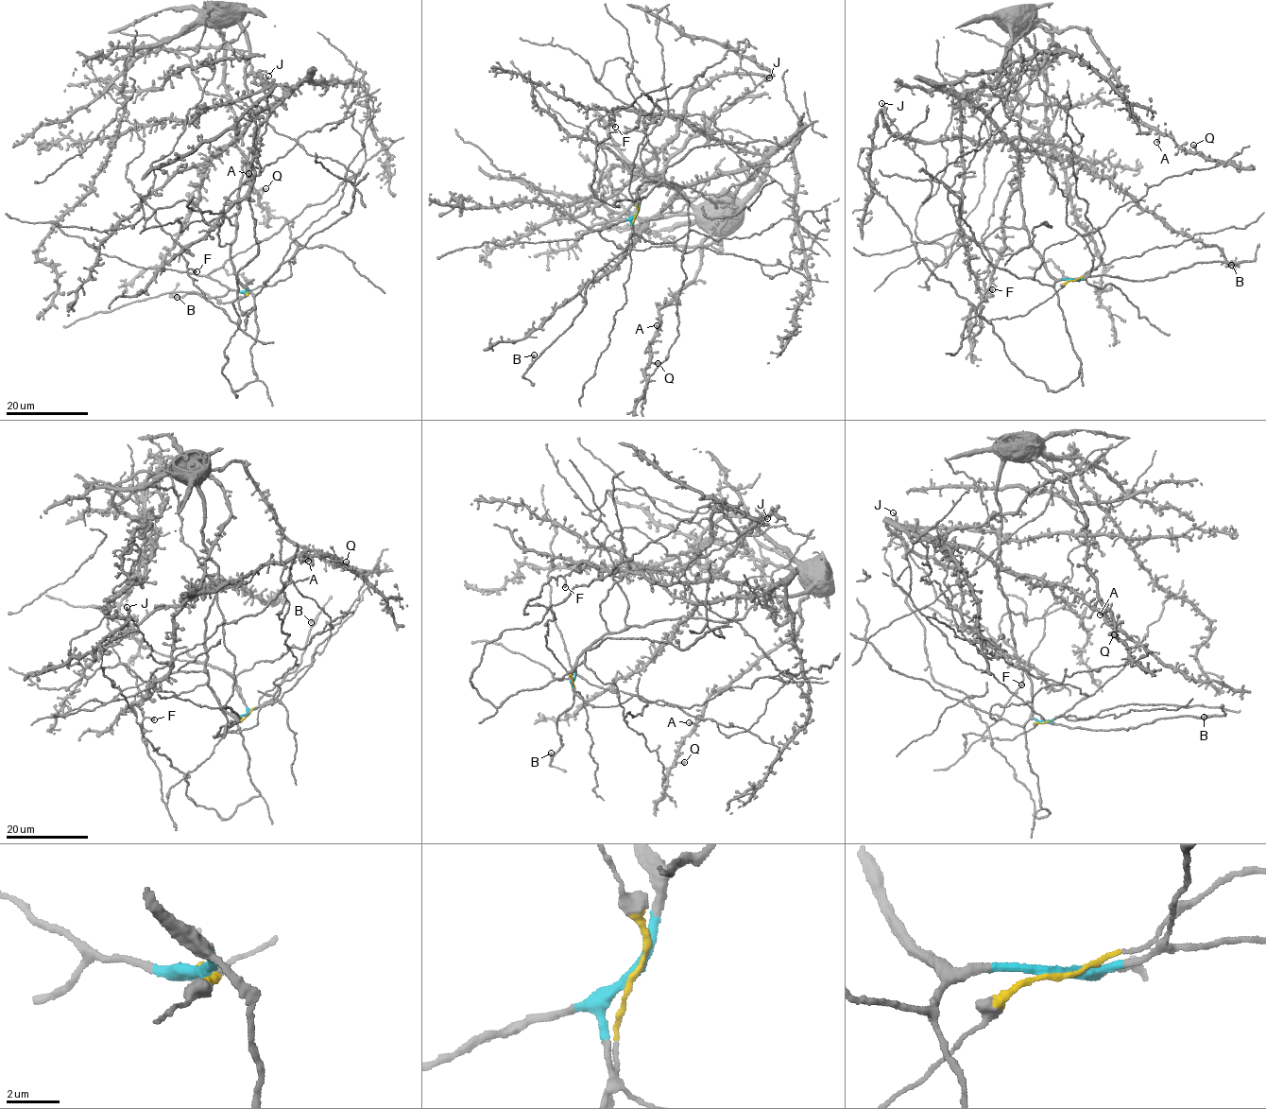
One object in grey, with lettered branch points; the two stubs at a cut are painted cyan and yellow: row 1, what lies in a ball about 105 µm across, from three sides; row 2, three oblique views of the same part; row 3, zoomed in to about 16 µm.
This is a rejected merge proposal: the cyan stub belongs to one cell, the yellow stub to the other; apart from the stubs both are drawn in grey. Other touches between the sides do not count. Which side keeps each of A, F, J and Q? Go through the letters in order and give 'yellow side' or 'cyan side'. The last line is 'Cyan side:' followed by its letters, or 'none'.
A: cyan side
F: yellow side
J: cyan side
Q: cyan side
Cyan side: A, J, Q

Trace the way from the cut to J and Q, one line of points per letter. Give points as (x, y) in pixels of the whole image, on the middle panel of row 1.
J: (635, 216), (637, 190), (646, 180), (641, 148), (661, 119), (701, 114), (713, 119), (722, 104), (769, 78)
Q: (635, 216), (661, 181), (690, 201), (678, 334), (648, 382), (646, 367), (658, 362)

